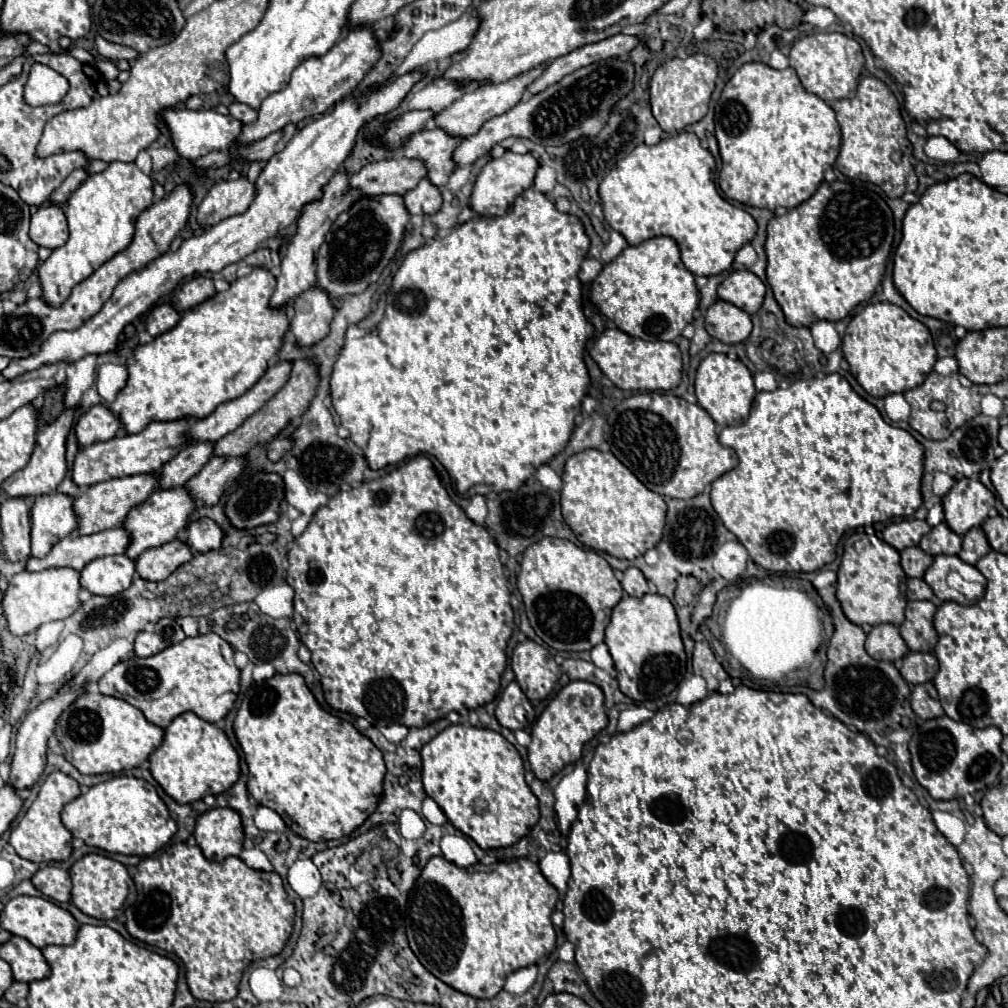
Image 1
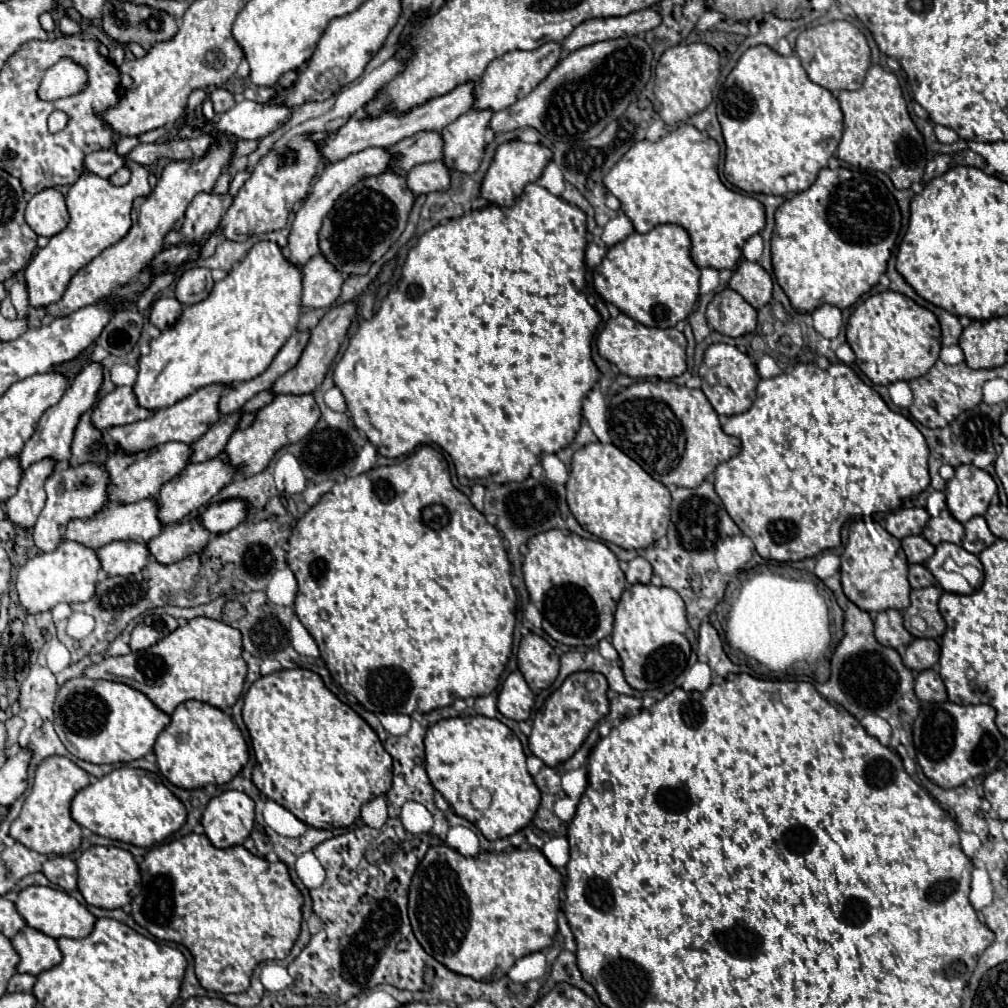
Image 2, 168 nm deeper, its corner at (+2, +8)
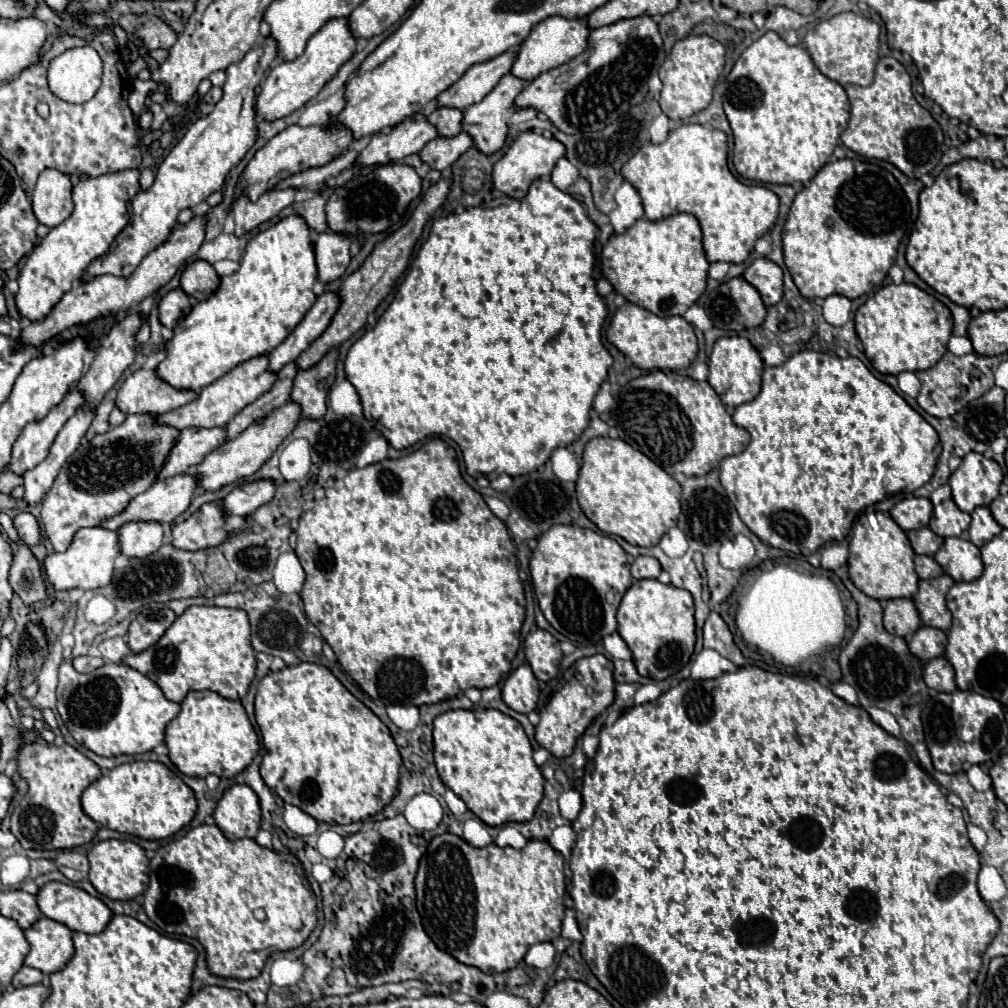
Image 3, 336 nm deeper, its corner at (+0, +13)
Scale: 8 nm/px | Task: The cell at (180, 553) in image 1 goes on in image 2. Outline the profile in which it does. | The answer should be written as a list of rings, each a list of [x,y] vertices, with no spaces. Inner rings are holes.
[[[187,521],[177,525],[165,525],[163,531],[153,537],[147,547],[159,563],[177,563],[191,553],[199,553],[209,543],[209,531],[201,521]]]

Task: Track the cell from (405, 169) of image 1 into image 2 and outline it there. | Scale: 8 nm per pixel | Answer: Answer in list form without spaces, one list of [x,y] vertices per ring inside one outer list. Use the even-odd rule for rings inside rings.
[[[421,131],[393,145],[391,153],[393,155],[401,153],[401,159],[395,165],[405,171],[411,171],[417,163],[441,159],[441,149],[443,149],[443,141],[439,131]]]

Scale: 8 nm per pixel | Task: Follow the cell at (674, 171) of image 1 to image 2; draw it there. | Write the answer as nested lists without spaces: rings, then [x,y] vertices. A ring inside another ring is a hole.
[[[681,125],[675,131],[667,133],[659,141],[637,141],[621,161],[605,175],[603,183],[609,193],[613,193],[621,201],[621,211],[631,219],[635,231],[647,233],[655,225],[675,223],[687,229],[691,237],[691,257],[697,267],[713,267],[713,269],[735,269],[741,259],[741,249],[745,241],[759,233],[765,227],[765,207],[743,193],[727,189],[717,173],[719,163],[719,145],[715,139],[705,137],[693,125]]]

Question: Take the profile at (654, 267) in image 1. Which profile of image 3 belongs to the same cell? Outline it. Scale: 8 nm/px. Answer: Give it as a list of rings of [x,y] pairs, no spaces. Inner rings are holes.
[[[693,214],[665,220],[637,220],[623,234],[613,234],[601,252],[603,276],[627,302],[657,316],[681,316],[705,292],[709,262],[701,244],[701,228]]]

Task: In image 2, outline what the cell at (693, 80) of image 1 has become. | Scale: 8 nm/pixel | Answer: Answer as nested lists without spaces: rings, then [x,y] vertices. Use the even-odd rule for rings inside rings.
[[[705,43],[675,45],[663,53],[655,69],[654,100],[657,111],[667,125],[687,121],[711,103],[713,87],[719,79],[719,53]]]

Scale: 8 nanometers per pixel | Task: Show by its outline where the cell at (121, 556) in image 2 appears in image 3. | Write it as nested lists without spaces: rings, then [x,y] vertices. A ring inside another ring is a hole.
[[[131,522],[119,528],[119,548],[127,558],[147,558],[163,544],[163,526],[155,522]]]

